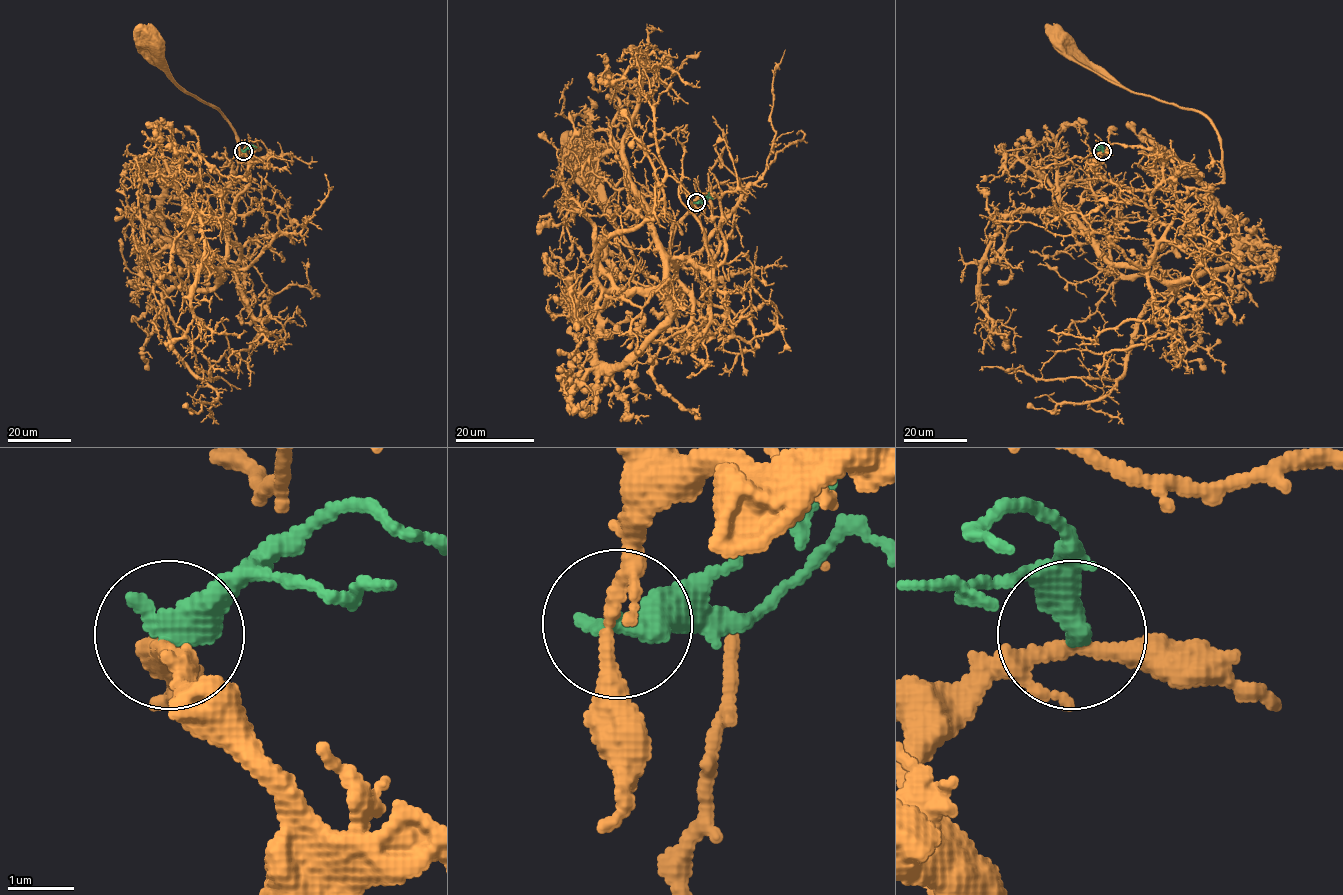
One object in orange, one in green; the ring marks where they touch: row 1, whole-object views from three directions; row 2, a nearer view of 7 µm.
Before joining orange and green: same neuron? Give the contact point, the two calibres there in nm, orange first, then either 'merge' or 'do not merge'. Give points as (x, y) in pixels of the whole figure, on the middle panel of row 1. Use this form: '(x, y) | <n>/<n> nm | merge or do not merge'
(696, 202) | 190/480 nm | do not merge

